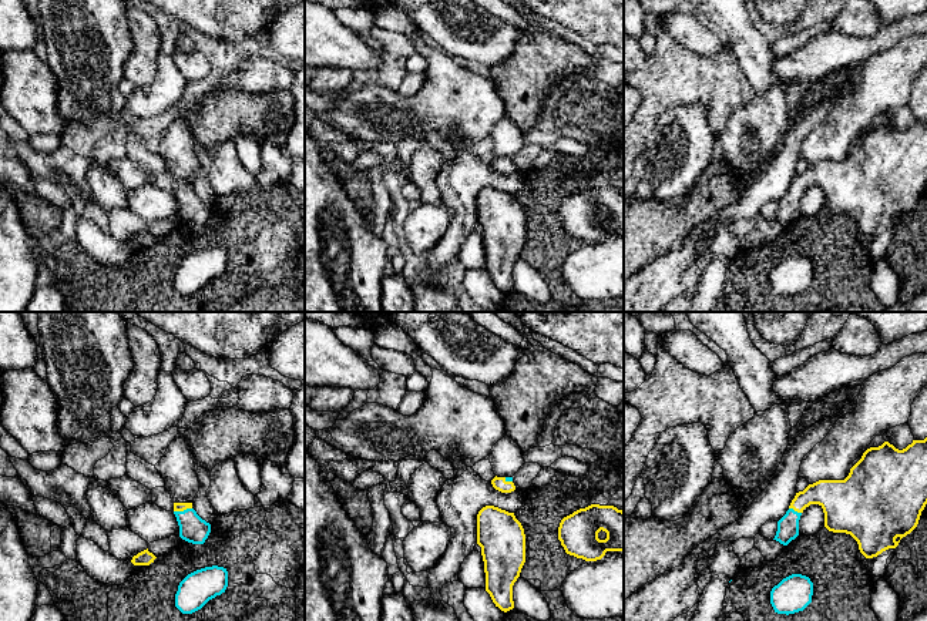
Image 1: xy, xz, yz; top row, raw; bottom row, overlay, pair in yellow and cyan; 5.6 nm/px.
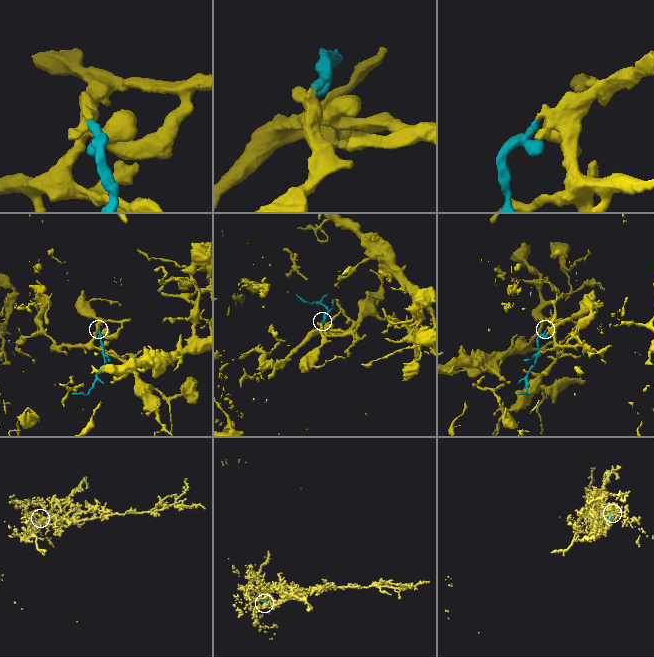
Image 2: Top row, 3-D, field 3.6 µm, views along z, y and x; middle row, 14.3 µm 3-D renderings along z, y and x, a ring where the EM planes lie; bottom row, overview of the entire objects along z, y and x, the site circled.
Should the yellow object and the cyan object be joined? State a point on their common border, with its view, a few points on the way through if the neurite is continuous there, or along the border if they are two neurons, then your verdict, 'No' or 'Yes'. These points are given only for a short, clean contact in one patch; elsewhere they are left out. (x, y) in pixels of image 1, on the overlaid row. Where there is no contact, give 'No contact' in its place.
Touches yellow at xy (182, 510). Path across: xy (177, 506), (182, 510), (192, 529). Yes

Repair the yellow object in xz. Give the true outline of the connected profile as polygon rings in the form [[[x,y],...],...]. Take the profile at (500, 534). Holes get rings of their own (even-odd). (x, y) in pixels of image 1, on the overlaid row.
[[[494,506],[477,514],[477,544],[481,547],[486,591],[496,607],[514,608],[513,585],[525,563],[525,534],[514,513]]]

